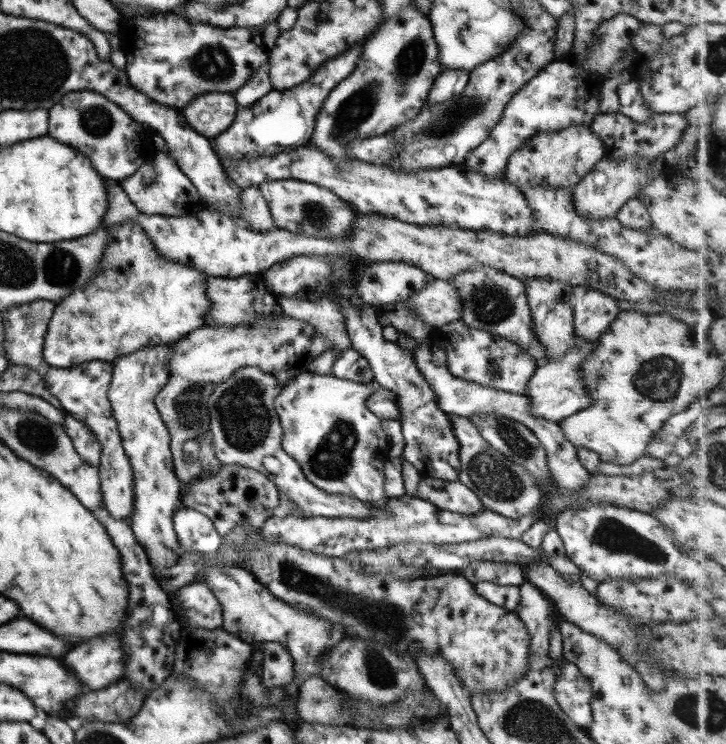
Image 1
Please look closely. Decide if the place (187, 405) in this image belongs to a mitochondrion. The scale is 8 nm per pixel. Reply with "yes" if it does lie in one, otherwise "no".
yes

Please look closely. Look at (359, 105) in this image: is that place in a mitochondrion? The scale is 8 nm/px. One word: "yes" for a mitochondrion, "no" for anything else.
yes

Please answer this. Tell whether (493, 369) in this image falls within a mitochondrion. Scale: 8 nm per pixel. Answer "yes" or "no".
yes

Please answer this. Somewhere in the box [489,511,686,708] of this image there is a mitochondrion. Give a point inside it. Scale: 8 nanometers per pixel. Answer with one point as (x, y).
(612, 535)

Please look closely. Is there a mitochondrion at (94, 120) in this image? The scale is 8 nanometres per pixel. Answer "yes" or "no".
yes

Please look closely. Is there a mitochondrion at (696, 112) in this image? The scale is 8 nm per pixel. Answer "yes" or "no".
no

